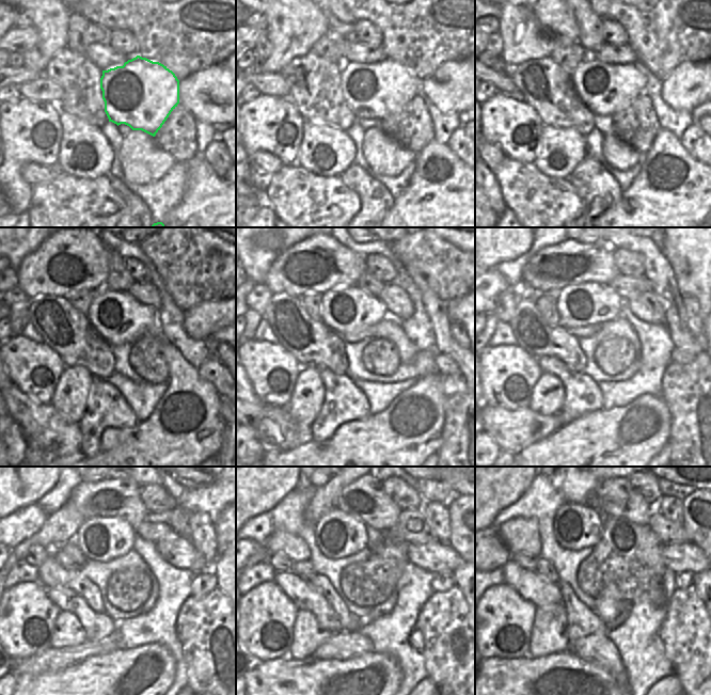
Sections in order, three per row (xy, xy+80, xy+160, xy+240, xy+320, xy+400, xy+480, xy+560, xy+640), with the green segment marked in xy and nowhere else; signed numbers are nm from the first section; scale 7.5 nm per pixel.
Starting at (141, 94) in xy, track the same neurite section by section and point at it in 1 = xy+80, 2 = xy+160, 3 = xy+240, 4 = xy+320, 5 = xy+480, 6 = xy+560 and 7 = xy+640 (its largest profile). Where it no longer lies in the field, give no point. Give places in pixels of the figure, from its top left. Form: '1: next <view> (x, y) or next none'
1: next xy+80 (376, 91)
2: next xy+160 (605, 89)
3: next xy+240 (119, 317)
4: next xy+320 (344, 309)
5: next xy+480 (101, 538)
6: next xy+560 (338, 535)
7: next xy+640 (577, 526)

